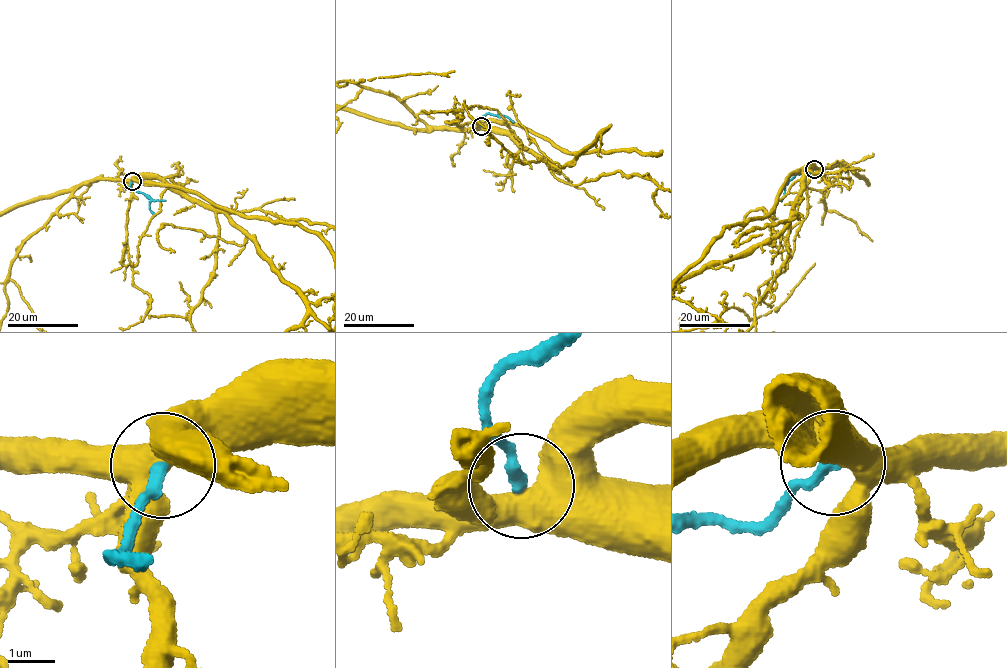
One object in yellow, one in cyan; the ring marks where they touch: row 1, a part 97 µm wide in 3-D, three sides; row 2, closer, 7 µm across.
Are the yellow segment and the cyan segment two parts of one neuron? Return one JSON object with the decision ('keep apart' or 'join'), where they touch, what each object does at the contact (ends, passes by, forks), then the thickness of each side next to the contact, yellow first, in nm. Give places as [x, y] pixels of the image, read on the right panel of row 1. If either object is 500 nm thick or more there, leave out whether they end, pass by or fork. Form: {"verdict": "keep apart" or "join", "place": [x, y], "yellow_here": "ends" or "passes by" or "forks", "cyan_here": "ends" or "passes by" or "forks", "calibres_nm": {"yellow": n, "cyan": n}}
{"verdict": "keep apart", "place": [814, 169], "yellow_here": "forks", "cyan_here": "ends", "calibres_nm": {"yellow": 480, "cyan": 260}}

